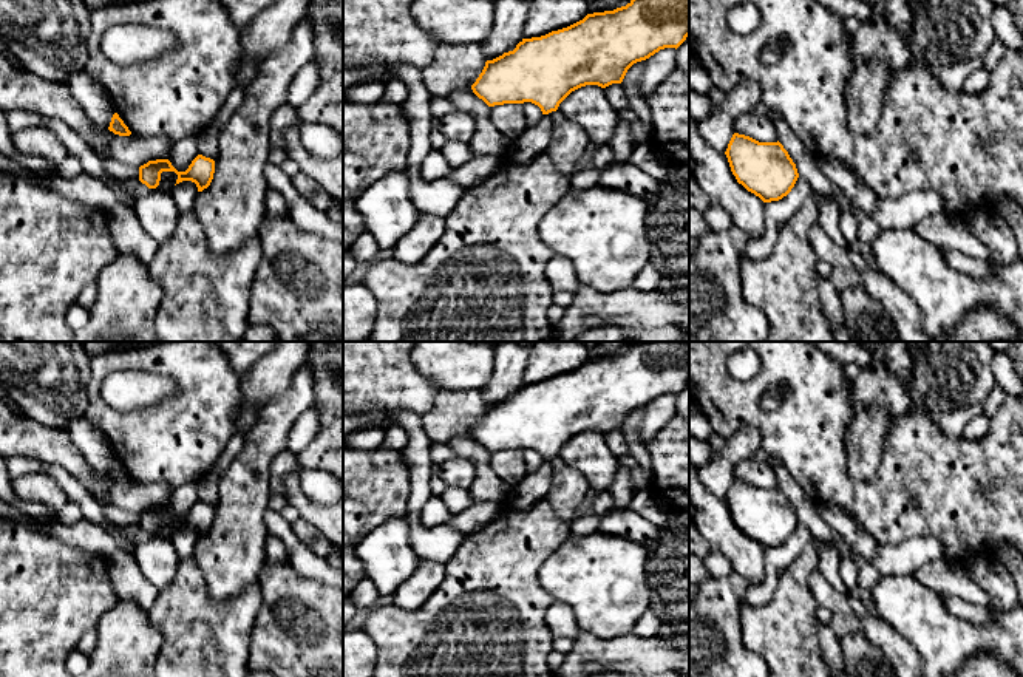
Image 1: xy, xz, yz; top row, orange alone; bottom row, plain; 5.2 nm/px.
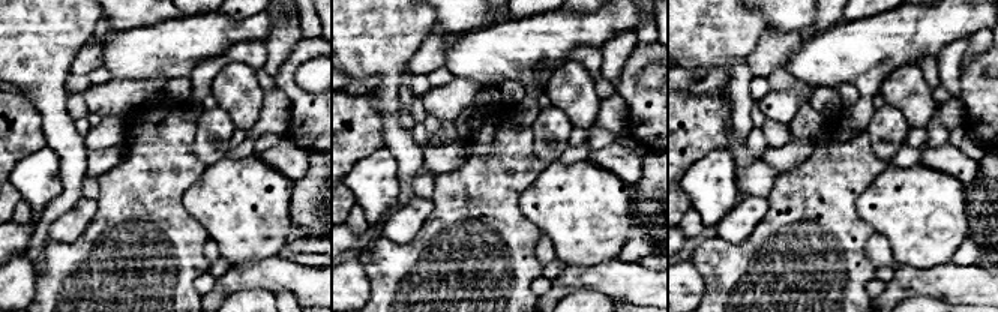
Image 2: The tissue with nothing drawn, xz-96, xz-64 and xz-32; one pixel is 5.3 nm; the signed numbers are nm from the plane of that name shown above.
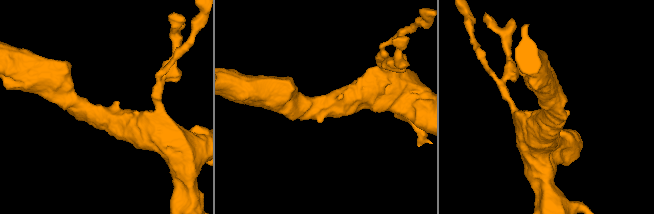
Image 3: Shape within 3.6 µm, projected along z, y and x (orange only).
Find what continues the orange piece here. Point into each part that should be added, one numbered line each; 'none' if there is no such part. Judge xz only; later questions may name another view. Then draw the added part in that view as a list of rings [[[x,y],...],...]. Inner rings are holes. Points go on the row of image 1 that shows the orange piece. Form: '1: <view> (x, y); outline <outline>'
1: xz (533, 141); outline [[[542,114],[542,119],[536,127],[527,127],[518,141],[512,141],[505,151],[505,158],[515,164],[527,164],[538,155],[545,153],[553,122],[549,114]]]

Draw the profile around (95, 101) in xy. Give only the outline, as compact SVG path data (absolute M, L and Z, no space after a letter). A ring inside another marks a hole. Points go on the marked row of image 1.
M85 70L68 79L68 88L87 116L99 127L108 130L114 111L111 99L104 87L96 83Z

